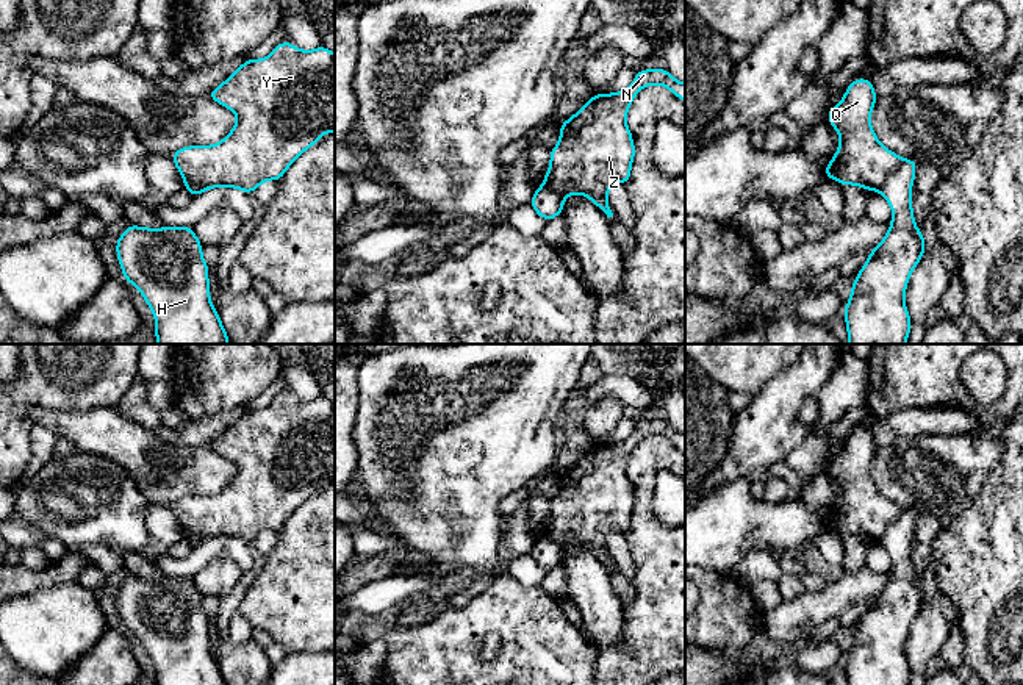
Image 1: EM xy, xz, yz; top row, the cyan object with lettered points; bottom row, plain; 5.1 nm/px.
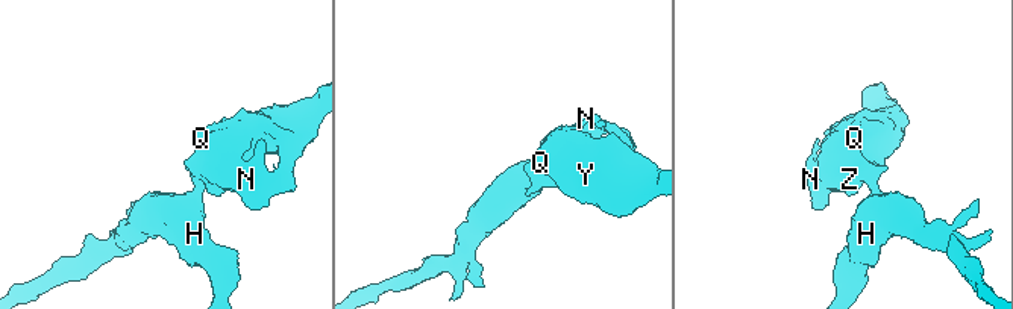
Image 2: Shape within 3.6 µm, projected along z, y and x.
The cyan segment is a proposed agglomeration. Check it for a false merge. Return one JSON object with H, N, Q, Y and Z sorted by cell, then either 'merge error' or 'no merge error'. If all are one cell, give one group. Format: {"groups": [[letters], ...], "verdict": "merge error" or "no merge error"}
{"groups": [["H"], ["N", "Q", "Y", "Z"]], "verdict": "merge error"}

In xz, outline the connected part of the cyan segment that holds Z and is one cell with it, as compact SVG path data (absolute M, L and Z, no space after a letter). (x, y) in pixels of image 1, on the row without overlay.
M666 419L637 421L624 441L591 446L583 458L558 474L560 493L549 500L551 516L541 538L563 547L582 544L612 568L608 535L629 533L635 507L632 483L626 475L627 461L648 435L662 435L685 454L685 433L679 433Z

